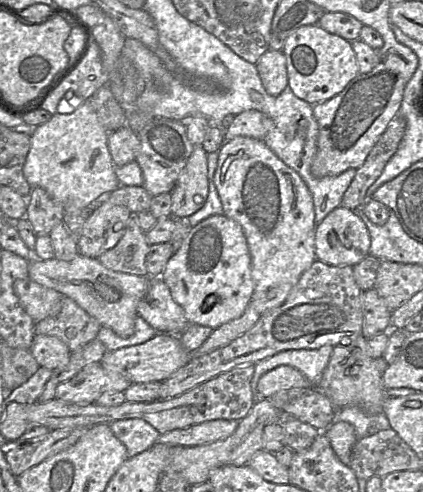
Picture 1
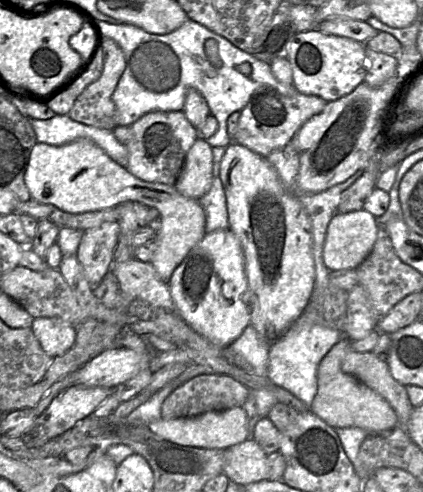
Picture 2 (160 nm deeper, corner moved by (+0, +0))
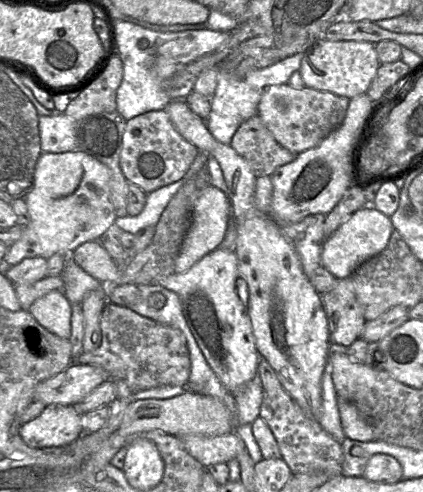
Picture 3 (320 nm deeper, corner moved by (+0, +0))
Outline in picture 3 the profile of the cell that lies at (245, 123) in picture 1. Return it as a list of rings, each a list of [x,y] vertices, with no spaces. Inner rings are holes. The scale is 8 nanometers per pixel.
[[[288,83],[268,86],[257,105],[257,115],[276,141],[299,154],[317,146],[343,122],[350,99],[330,92],[303,87],[296,89]]]

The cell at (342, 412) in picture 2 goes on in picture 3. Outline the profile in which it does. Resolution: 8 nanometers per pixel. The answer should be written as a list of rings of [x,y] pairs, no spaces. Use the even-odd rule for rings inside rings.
[[[337,398],[342,428],[346,437],[362,442],[376,440],[372,425],[367,421],[356,404]]]

